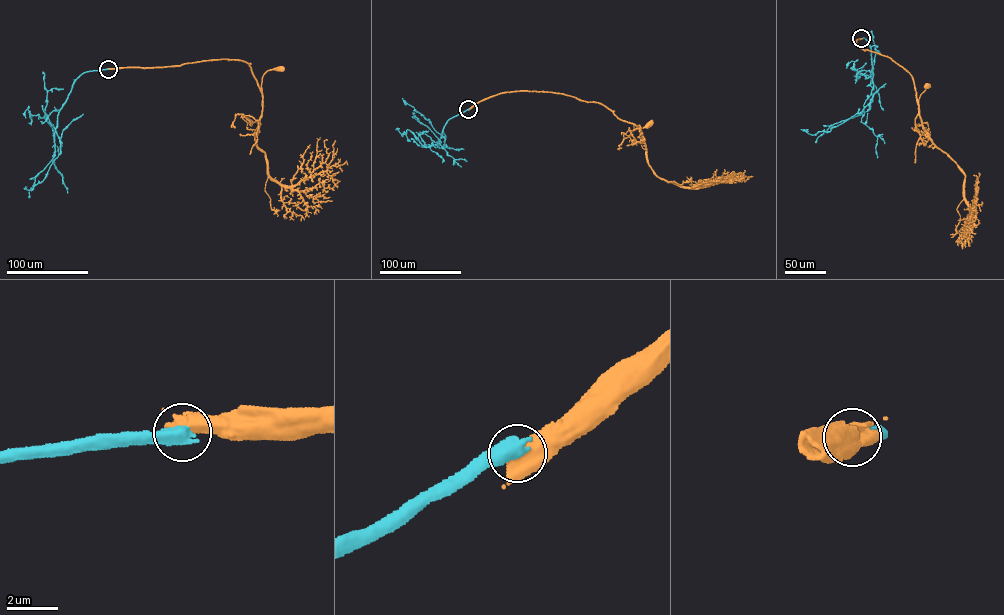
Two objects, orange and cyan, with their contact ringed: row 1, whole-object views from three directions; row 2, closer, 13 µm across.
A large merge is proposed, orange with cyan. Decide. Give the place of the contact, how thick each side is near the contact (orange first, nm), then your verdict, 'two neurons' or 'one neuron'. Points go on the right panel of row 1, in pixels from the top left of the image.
(861, 38) | 750/700 nm | two neurons

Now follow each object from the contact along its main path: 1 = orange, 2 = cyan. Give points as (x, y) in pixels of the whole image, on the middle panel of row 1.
1: (468, 109), (502, 92), (551, 91), (602, 103), (621, 120), (634, 123), (636, 129), (649, 122)
2: (468, 109), (449, 119), (436, 144), (440, 148), (444, 138), (428, 119), (404, 101), (405, 105)

